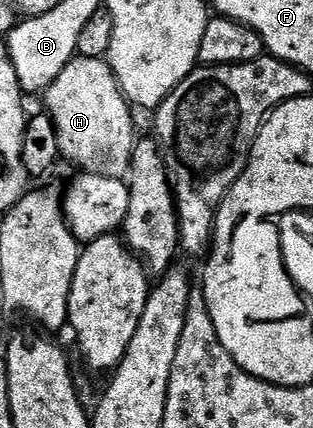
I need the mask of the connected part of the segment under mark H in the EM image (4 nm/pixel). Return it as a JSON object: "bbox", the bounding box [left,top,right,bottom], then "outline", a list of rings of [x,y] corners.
{"bbox":[45,55,137,178],"outline":[[[76,55],[48,86],[45,99],[45,112],[55,124],[59,151],[64,161],[72,160],[76,169],[95,172],[98,176],[123,178],[128,175],[131,155],[137,143],[135,120],[131,117],[133,108],[123,97],[106,59]]]}

